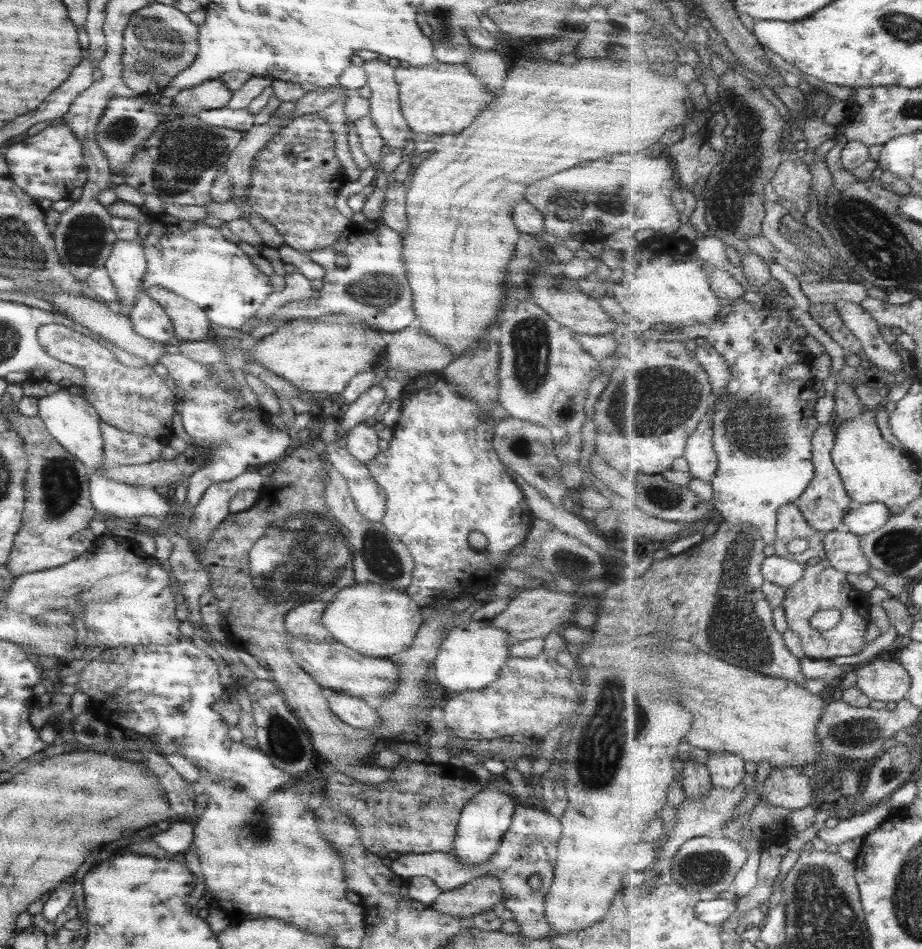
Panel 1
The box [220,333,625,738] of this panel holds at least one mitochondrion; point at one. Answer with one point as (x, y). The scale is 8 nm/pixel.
(306, 546)

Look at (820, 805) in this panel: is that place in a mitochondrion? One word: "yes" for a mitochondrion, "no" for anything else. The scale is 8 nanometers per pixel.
no

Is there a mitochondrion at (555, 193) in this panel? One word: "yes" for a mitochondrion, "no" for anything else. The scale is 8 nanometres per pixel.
yes

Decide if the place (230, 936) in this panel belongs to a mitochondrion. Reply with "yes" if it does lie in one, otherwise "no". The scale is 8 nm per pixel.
no

